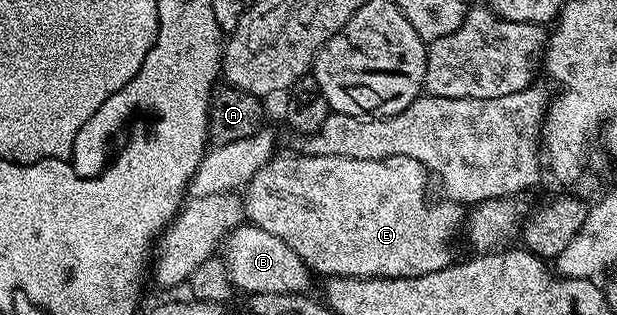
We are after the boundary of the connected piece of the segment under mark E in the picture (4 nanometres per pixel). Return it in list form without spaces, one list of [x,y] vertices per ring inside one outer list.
[[[296,154],[297,156],[274,155],[272,160],[251,178],[251,182],[243,189],[243,212],[248,223],[267,230],[275,234],[275,238],[283,238],[295,254],[309,265],[314,273],[322,272],[322,277],[330,276],[378,276],[379,278],[411,278],[412,276],[422,276],[431,274],[435,270],[443,270],[447,265],[454,263],[453,239],[459,236],[463,225],[467,219],[467,212],[460,204],[454,200],[441,198],[438,204],[429,201],[429,180],[431,173],[428,168],[420,164],[415,158],[406,156],[396,156],[395,158],[383,158],[382,160],[360,160],[359,158],[335,158],[334,156],[307,156]]]

